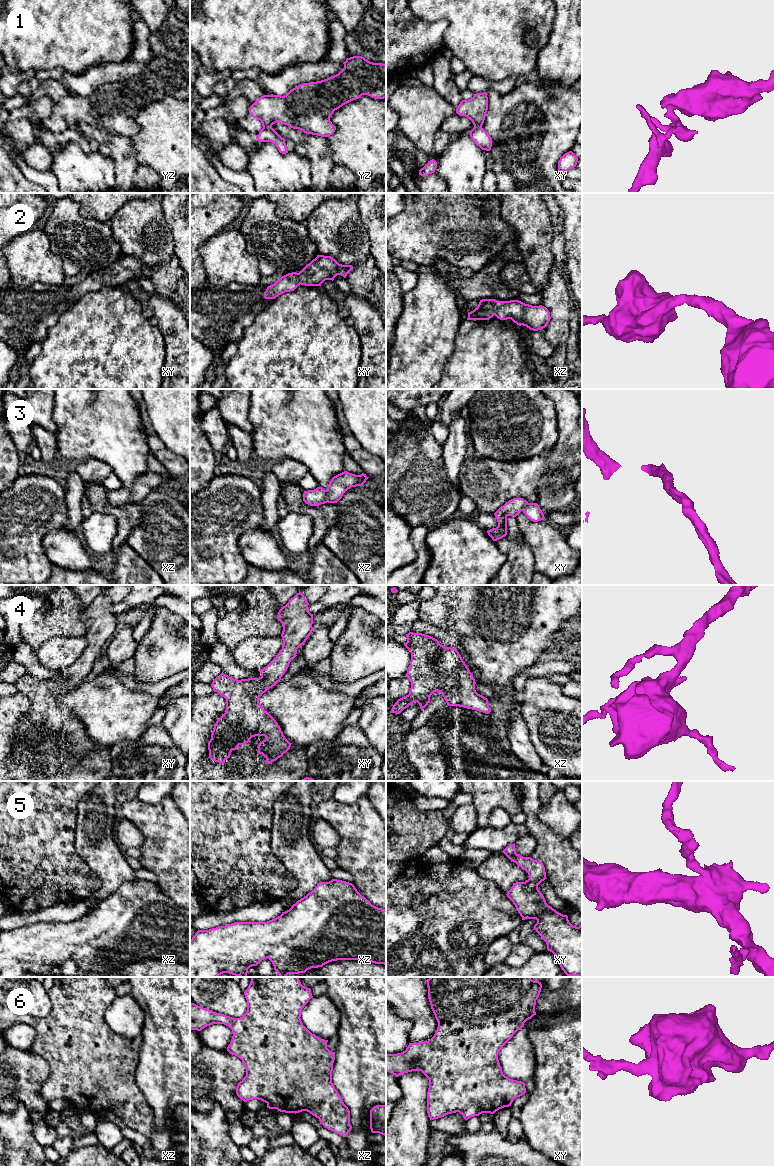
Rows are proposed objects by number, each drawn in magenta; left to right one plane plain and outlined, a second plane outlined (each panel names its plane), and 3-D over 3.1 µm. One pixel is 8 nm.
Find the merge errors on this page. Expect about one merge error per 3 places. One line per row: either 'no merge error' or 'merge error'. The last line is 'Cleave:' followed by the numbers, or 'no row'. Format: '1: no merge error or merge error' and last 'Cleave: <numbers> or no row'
1: merge error
2: no merge error
3: no merge error
4: no merge error
5: no merge error
6: no merge error
Cleave: 1

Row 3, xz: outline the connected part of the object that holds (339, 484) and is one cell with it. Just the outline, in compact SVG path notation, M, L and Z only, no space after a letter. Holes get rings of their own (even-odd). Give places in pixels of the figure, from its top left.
M344 471L331 479L326 490L317 487L314 490L304 491L303 501L311 506L319 506L327 502L337 503L348 489L362 486L368 478L364 473L355 475Z

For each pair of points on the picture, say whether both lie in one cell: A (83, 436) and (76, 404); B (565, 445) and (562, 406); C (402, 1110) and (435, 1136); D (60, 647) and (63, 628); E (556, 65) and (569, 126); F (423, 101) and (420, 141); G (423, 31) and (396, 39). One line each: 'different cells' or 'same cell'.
A: same cell
B: same cell
C: different cells
D: different cells
E: different cells
F: same cell
G: same cell

